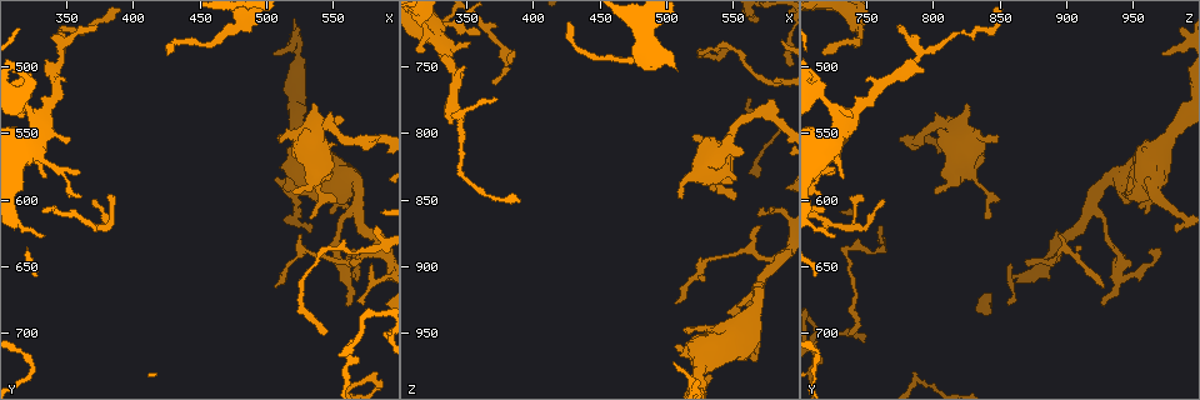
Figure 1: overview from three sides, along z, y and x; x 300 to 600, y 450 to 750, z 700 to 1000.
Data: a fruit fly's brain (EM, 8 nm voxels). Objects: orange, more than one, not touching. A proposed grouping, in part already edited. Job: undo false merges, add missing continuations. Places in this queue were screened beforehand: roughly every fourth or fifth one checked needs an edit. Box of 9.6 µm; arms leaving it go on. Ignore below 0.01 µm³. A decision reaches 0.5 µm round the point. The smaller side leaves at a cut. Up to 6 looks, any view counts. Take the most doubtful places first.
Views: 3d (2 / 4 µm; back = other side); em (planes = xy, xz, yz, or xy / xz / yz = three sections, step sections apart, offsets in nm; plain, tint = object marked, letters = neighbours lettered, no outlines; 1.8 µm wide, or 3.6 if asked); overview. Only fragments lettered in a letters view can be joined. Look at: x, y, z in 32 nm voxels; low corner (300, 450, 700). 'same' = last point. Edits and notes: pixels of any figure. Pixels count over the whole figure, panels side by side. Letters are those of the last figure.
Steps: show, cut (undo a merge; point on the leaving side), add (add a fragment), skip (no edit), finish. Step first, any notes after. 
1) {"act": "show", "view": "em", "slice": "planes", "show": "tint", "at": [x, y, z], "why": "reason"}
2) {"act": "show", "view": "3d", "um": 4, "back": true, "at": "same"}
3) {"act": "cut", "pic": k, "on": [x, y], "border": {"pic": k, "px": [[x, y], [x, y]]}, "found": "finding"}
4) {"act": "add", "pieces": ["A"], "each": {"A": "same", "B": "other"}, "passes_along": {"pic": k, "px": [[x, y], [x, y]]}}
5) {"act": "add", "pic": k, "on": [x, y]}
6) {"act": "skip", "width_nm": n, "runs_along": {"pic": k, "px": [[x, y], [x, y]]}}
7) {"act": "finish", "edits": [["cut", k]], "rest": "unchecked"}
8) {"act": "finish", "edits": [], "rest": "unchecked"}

{"act": "show", "view": "3d", "um": 2, "at": [534, 528, 824], "why": "thick end"}

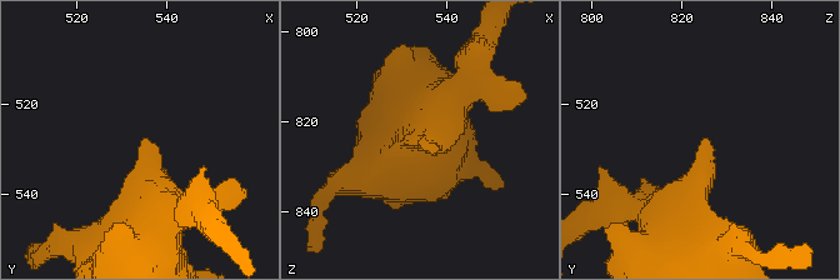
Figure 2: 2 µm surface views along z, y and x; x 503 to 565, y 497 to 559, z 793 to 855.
{"act": "show", "view": "em", "slice": "xz", "step": 16, "show": "letters", "at": [535, 527, 825]}

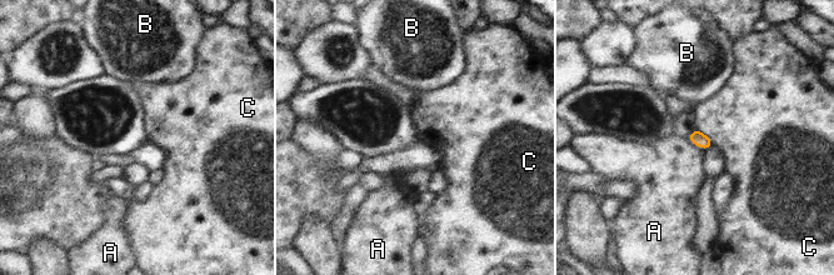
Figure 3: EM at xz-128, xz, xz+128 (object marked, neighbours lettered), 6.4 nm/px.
{"act": "show", "view": "em", "slice": "planes", "show": "letters", "at": "same", "why": "cut it another way"}

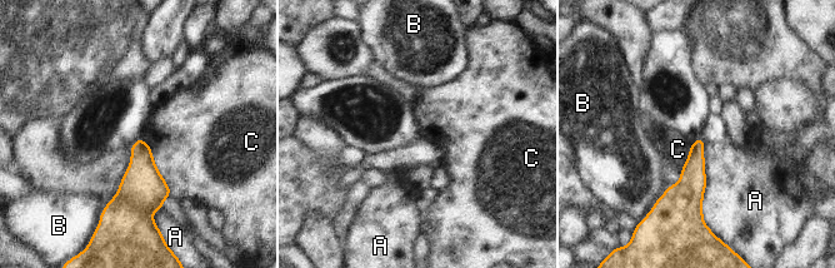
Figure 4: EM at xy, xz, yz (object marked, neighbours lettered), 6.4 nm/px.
{"act": "skip", "each": {"A": "other", "B": "other", "C": "other"}, "found": "no lettered fragment goes on from it"}

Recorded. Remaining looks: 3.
{"act": "show", "view": "em", "slice": "planes", "show": "letters", "at": [334, 626, 726], "why": "tapers out"}

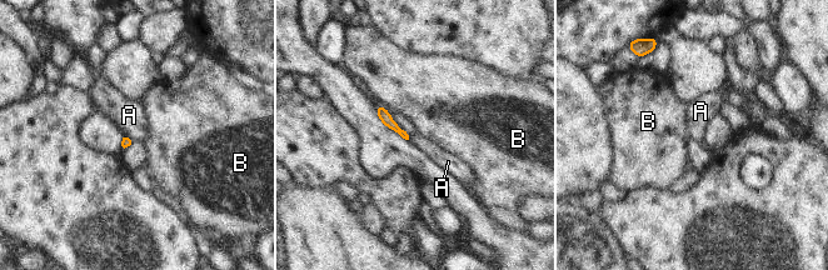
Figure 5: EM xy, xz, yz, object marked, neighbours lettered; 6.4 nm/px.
{"act": "skip", "longest_contact_nm": ["B", 110], "each": {"A": "other", "B": "other"}, "border": {"pic": 5, "px": [[407, 134], [409, 139]]}, "found": "no lettered fragment goes on from it"}

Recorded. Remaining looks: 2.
{"act": "show", "view": "3d", "um": 4, "at": [584, 634, 894], "why": "two arms in line, one across"}

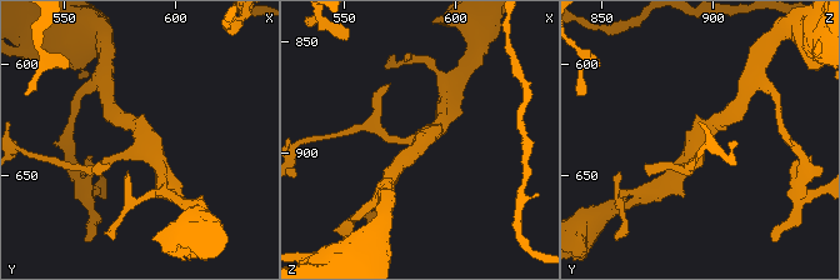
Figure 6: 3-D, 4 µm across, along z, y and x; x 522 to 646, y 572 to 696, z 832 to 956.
{"act": "show", "view": "em", "slice": "planes", "show": "letters", "at": [584, 634, 895], "arms": 3}

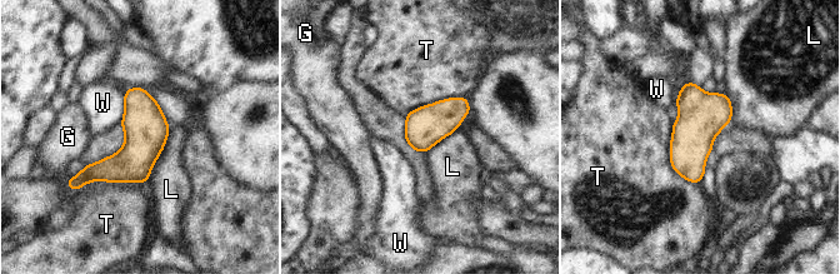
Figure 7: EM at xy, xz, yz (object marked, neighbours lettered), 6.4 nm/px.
{"act": "skip", "longest_contact_nm": ["T", 420], "each": {"G": "other", "L": "other", "T": "other", "W": "other"}, "found": "one neuron here"}

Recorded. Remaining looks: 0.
{"act": "finish", "edits": [], "rest": "unchecked"}

